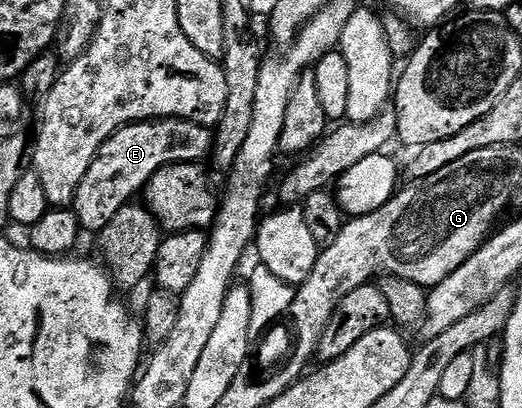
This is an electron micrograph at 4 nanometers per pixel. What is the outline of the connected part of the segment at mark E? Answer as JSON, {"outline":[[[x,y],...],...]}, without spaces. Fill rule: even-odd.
{"outline":[[[150,120],[148,122],[138,122],[136,124],[126,124],[124,128],[113,135],[106,144],[99,150],[97,157],[91,162],[87,174],[83,174],[83,182],[79,182],[77,196],[73,200],[72,211],[76,212],[77,220],[86,233],[100,234],[123,210],[123,206],[134,199],[133,196],[142,191],[160,168],[167,167],[168,164],[195,164],[205,159],[213,150],[213,132],[206,125],[193,124],[190,120]]]}

